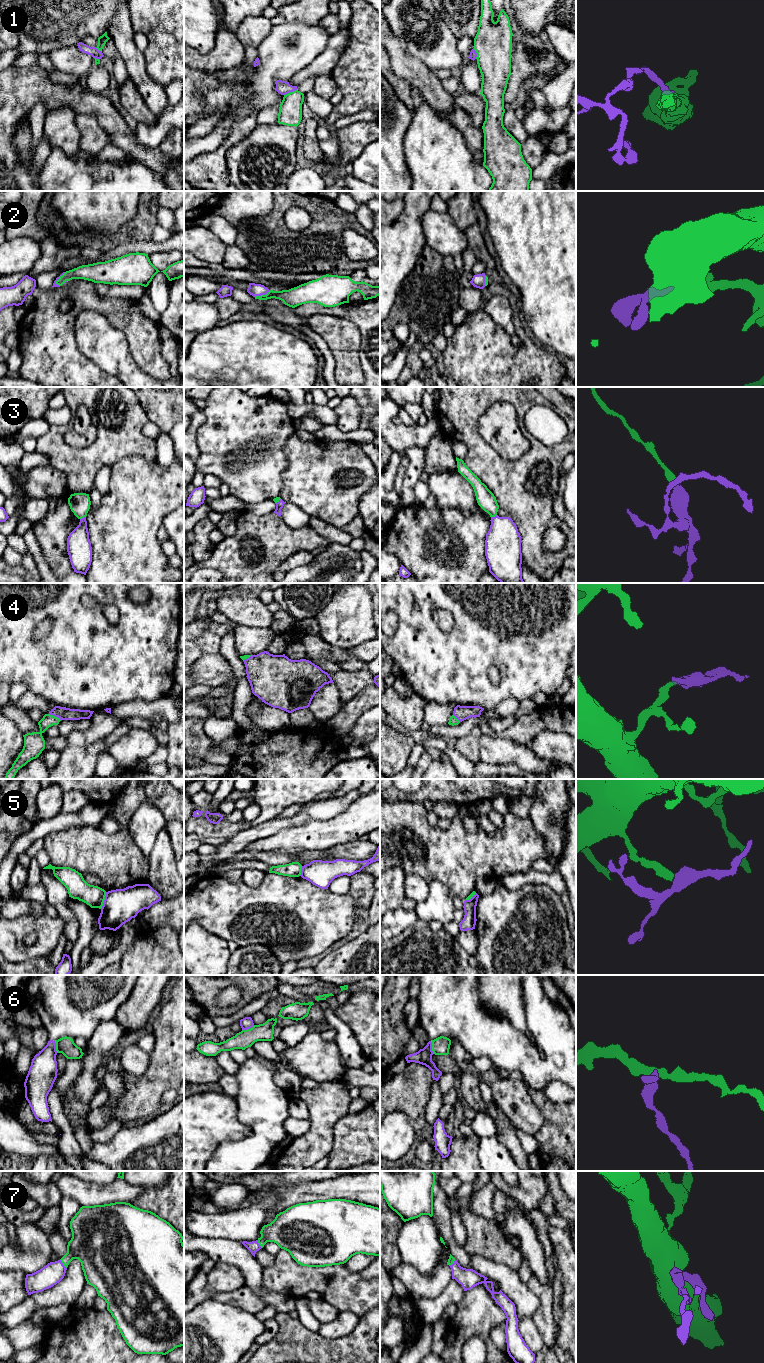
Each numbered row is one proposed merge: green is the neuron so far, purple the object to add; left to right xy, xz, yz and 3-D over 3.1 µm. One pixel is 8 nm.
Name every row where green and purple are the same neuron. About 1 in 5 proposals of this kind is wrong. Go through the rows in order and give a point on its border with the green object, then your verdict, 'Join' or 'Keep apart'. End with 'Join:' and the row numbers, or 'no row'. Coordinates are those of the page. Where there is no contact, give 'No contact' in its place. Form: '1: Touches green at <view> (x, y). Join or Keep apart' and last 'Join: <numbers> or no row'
1: Touches green at xz (290, 92). Keep apart
2: Touches green at xz (262, 295). Join
3: Touches green at xy (82, 517). Join
4: Touches green at xy (54, 716). Join
5: Touches green at xy (104, 899). Keep apart
6: Touches green at yz (432, 1047). Keep apart
7: Touches green at xy (63, 1264). Join
Join: 2, 3, 4, 7

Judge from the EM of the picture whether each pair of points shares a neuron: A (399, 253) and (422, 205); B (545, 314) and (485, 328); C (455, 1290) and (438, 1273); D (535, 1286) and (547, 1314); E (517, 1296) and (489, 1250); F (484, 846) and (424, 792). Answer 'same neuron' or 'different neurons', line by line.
A: same neuron
B: different neurons
C: different neurons
D: same neuron
E: different neurons
F: different neurons

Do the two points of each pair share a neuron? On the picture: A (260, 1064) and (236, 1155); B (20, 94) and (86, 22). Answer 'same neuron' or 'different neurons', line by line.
A: same neuron
B: different neurons

